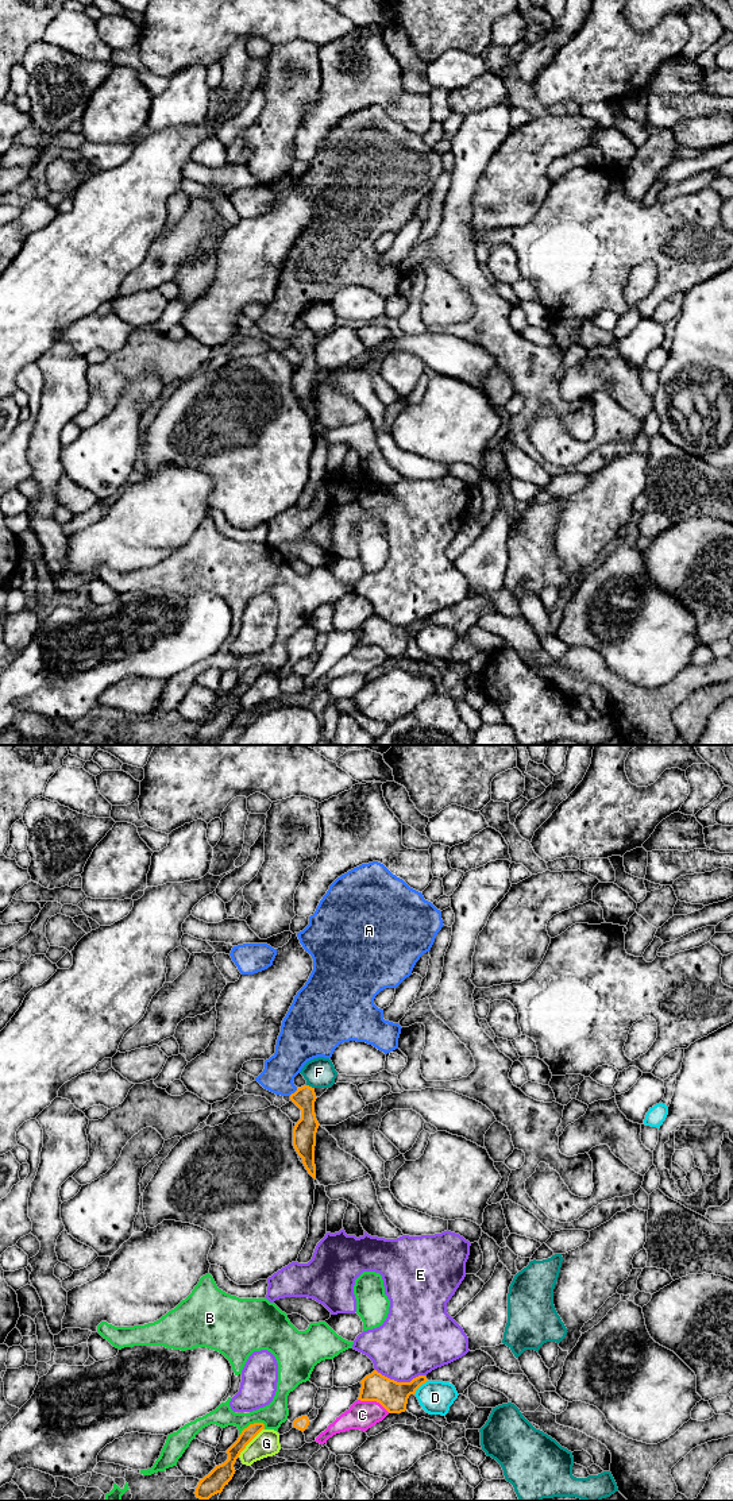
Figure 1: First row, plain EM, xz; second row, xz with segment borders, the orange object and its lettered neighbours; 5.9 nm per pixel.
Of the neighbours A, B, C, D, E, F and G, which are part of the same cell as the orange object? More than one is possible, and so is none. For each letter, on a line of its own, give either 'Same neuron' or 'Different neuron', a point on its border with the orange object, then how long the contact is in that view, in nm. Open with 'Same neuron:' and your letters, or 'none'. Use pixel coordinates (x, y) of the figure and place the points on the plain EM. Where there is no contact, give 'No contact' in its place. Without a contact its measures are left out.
Same neuron: A
A: Same neuron. Touches orange at xz (294, 336). Shared border 70 nm
B: Different neuron. Touches orange at xz (251, 668). Shared border 170 nm
C: Different neuron. Touches orange at xz (374, 644). Shared border 200 nm
D: Different neuron. Touches orange at xz (419, 631). Shared border 120 nm
E: Different neuron. Touches orange at xz (400, 626). Shared border 300 nm
F: Different neuron. Touches orange at xz (311, 331). Shared border 50 nm
G: Different neuron. Touches orange at xz (249, 686). Shared border 240 nm

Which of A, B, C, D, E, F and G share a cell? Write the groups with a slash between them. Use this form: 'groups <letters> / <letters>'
groups A / B / C / D / E / F / G

